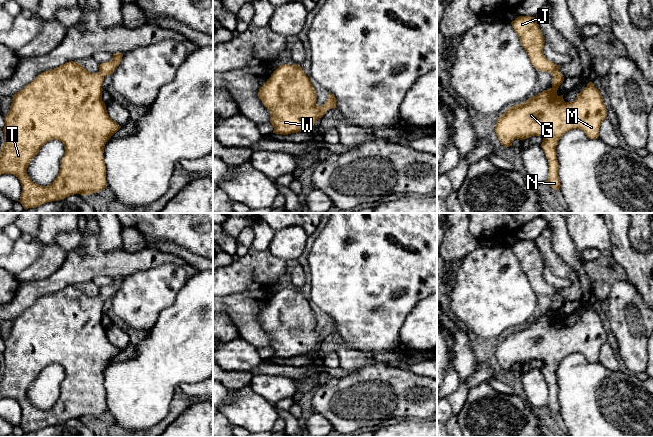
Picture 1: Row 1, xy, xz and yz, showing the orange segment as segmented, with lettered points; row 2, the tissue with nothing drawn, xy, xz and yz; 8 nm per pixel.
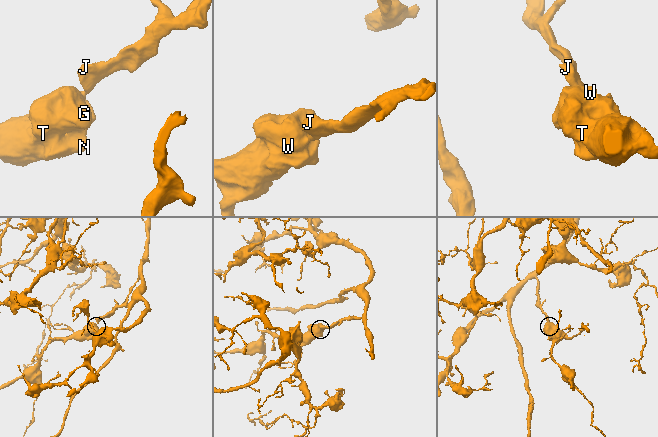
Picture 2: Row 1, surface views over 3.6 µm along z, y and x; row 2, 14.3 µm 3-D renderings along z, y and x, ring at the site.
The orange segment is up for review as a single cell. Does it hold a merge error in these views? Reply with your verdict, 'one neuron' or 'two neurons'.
one neuron

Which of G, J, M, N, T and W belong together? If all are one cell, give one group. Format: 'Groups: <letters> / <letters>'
Groups: G J M N T W

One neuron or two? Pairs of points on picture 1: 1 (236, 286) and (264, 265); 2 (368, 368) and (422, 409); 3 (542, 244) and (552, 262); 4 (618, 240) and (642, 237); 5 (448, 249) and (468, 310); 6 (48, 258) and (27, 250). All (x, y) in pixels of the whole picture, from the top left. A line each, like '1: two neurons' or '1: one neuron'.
1: one neuron
2: one neuron
3: one neuron
4: two neurons
5: two neurons
6: two neurons

